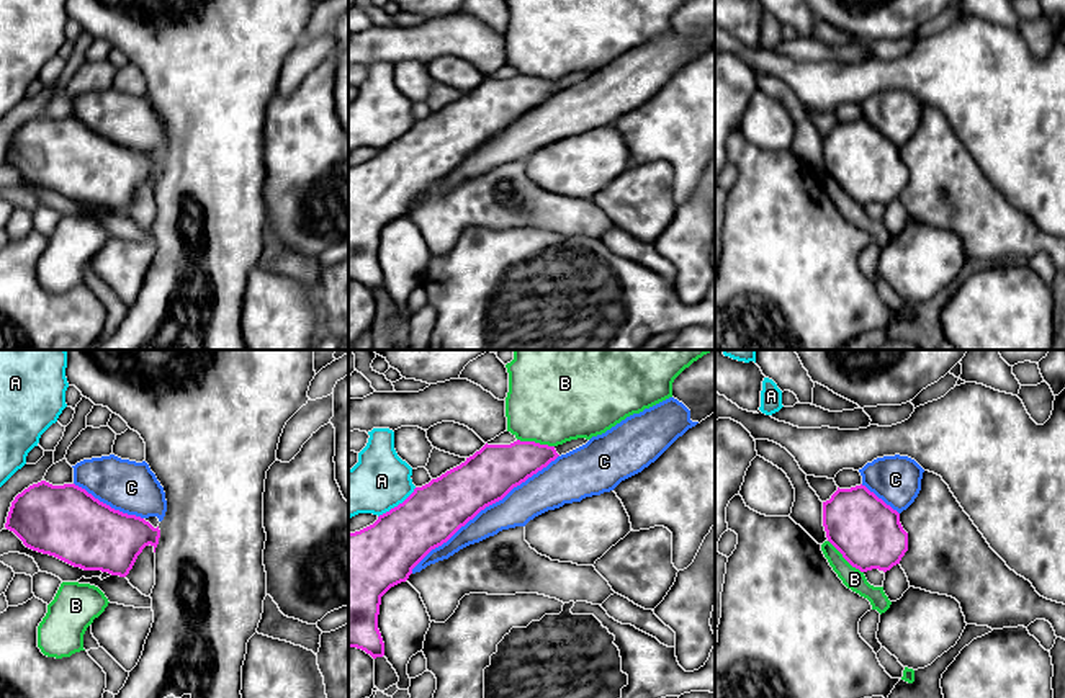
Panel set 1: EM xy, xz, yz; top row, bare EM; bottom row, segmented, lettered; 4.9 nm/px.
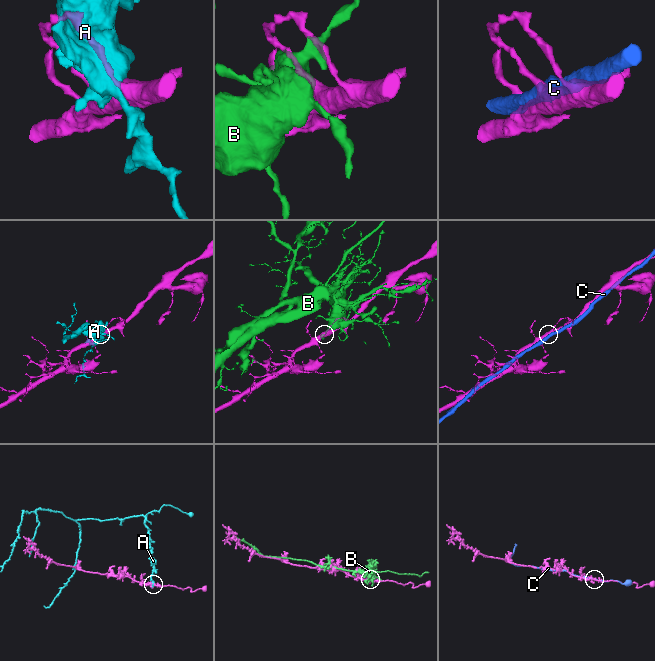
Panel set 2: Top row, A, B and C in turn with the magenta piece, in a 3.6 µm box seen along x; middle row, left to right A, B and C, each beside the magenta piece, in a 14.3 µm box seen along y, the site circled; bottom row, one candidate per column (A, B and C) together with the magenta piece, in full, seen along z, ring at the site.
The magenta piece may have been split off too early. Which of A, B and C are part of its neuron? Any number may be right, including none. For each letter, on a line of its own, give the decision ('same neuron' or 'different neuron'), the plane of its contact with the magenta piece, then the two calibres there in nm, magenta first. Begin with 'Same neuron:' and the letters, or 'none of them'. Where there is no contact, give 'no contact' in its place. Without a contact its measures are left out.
Same neuron: none of them
A: different neuron; contact in xz; calibres 320 and 300 nm
B: different neuron; contact in xz; calibres 260 and 380 nm
C: different neuron; contact in xz; calibres 300 and 180 nm

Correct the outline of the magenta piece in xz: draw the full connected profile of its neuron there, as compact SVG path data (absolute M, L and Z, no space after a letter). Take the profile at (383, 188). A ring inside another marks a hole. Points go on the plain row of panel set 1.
M535 75L486 77L460 100L416 121L402 137L380 149L373 159L348 167L348 281L362 283L373 293L383 291L384 276L378 263L381 230L391 221L406 216L432 183L447 177L481 144L502 134L558 90L555 80Z

